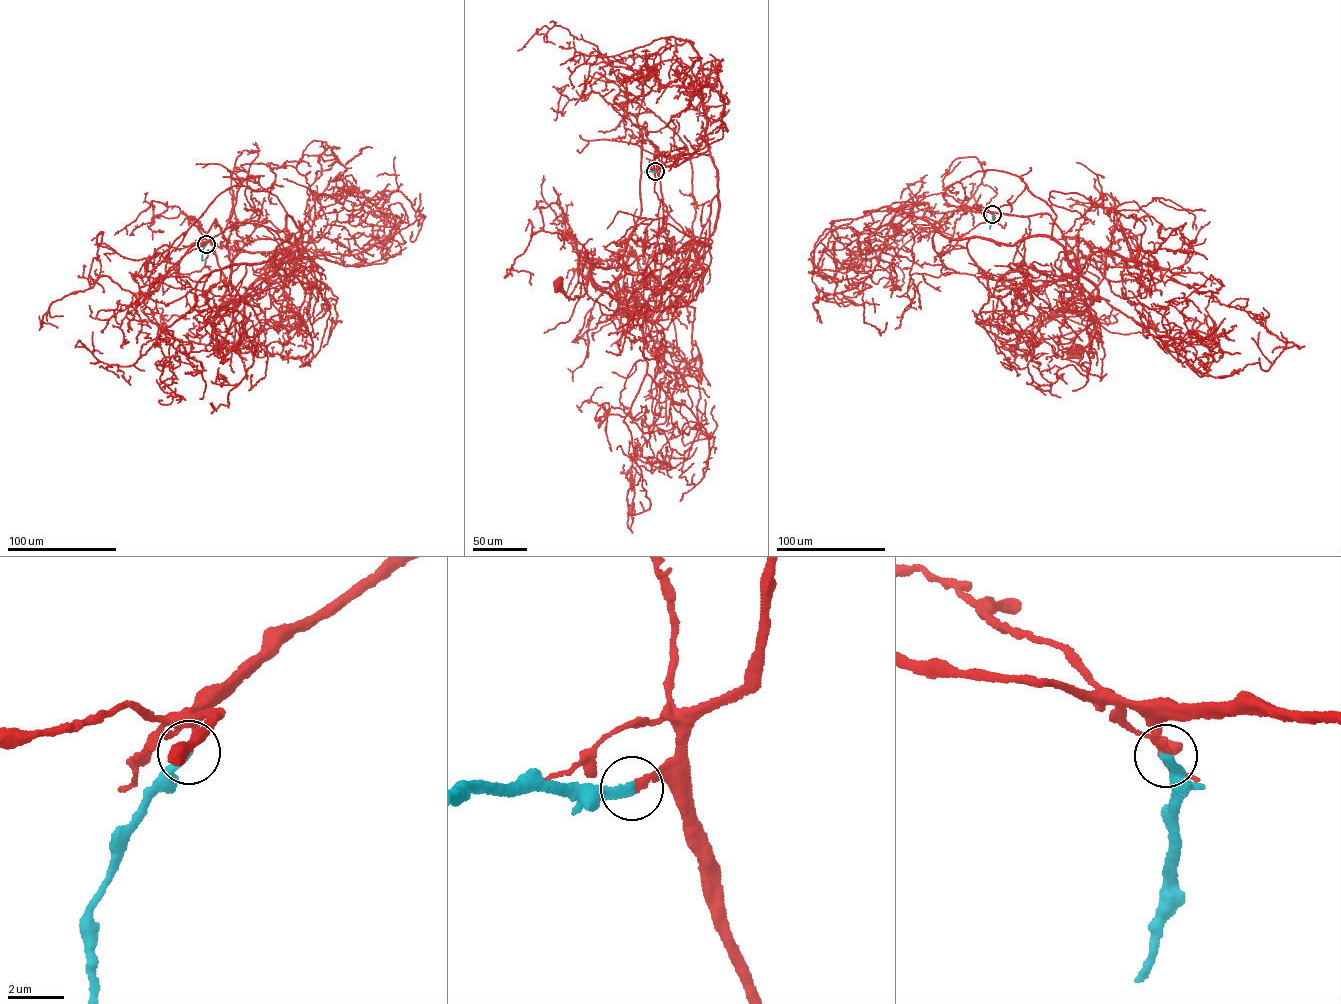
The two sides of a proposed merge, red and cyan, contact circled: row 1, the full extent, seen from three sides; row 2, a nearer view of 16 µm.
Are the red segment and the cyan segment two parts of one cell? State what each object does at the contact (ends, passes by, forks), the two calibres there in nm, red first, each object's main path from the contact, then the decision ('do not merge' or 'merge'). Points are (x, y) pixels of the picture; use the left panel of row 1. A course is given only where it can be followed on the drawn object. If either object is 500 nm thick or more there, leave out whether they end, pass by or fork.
red ends; cyan ends; calibres 200 and 300 nm; course red (206, 244), (235, 222), (279, 233), (288, 215), (301, 233), (298, 254), (231, 296), (234, 325), (218, 349); course cyan (206, 244), (203, 260); merge

